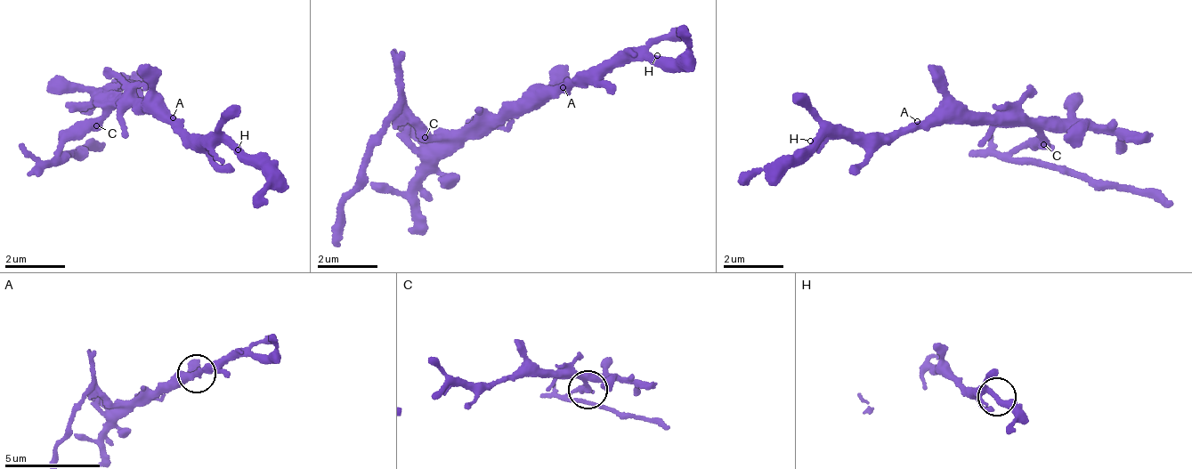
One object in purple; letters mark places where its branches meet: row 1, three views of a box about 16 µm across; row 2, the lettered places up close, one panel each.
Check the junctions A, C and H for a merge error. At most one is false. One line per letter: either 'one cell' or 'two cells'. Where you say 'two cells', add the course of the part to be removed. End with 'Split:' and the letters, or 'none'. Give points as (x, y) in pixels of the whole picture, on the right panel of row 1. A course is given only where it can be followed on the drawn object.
A: one cell
C: two cells; course (1043, 141), (1020, 153), (1031, 159), (1175, 201)
H: one cell
Split: C

